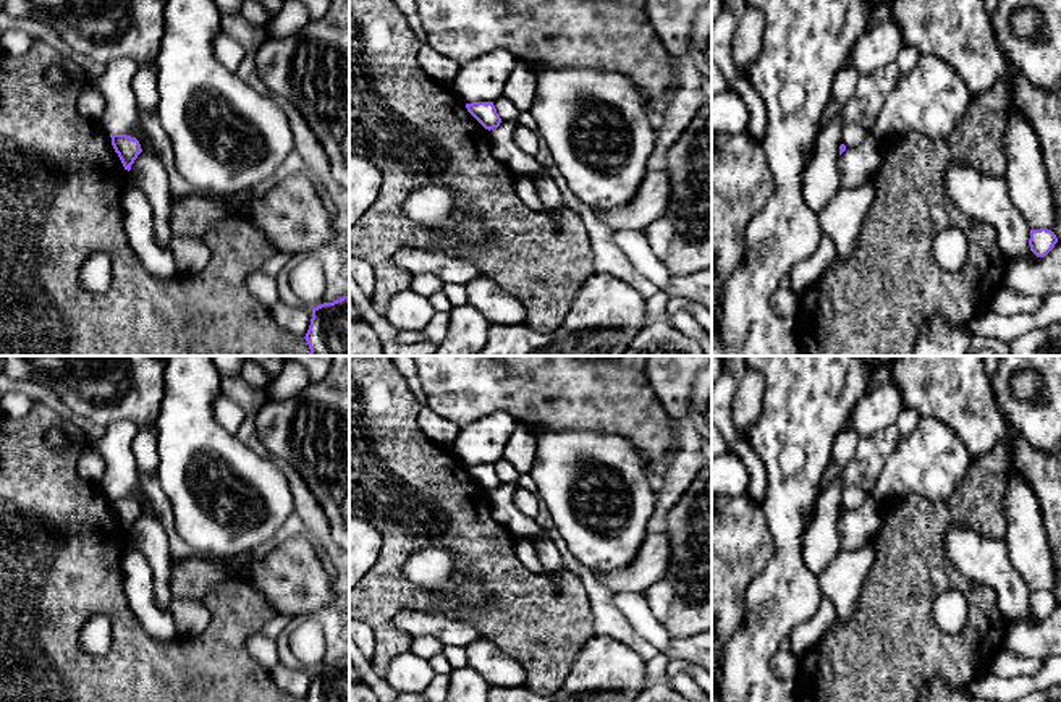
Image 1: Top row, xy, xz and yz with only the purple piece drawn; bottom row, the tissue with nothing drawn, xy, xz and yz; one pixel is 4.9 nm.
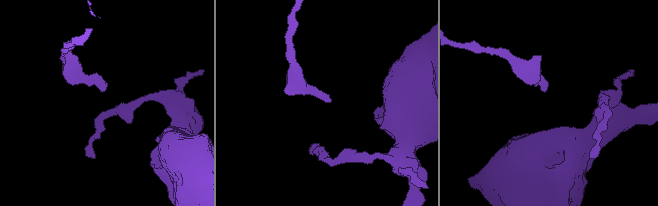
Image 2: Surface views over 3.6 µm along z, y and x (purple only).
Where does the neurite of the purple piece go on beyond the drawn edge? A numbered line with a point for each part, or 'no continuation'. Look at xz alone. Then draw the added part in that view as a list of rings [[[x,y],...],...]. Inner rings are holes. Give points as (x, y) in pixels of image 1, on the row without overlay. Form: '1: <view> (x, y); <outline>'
no continuation

